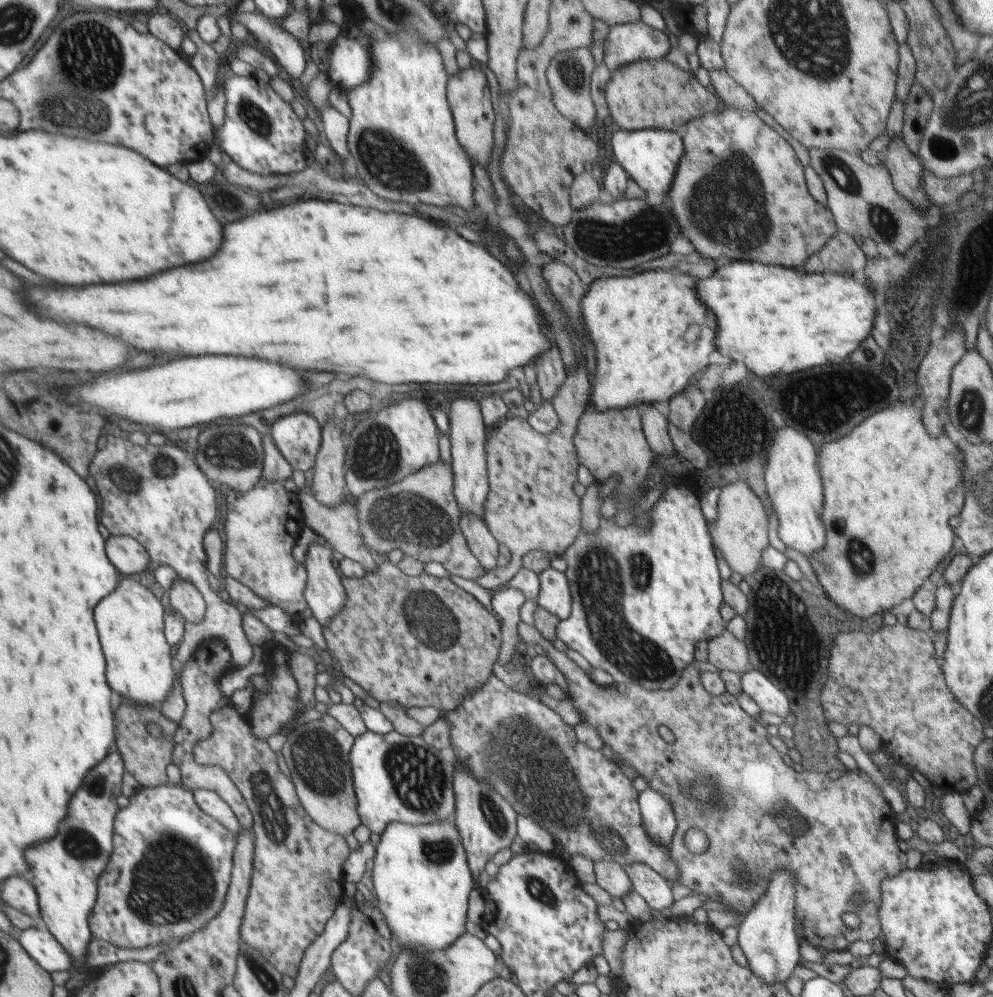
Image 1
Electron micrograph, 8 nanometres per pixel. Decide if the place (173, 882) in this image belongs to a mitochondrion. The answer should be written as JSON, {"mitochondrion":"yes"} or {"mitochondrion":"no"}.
{"mitochondrion":"yes"}

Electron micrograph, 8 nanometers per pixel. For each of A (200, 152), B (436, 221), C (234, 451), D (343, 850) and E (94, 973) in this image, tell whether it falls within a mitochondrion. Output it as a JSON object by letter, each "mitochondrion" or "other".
{"A":"other","B":"other","C":"mitochondrion","D":"other","E":"other"}

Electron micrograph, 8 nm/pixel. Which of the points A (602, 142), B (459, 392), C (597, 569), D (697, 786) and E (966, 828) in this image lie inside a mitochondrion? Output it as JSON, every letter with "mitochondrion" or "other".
{"A":"other","B":"other","C":"mitochondrion","D":"mitochondrion","E":"other"}

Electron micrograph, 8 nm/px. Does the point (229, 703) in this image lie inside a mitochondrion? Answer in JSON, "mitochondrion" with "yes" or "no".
{"mitochondrion":"no"}

